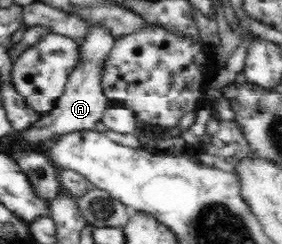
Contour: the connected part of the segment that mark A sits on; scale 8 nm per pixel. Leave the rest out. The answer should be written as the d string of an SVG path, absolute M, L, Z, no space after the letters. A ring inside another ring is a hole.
M94 27L88 32L81 45L79 60L71 71L65 86L64 94L57 99L56 107L37 121L37 124L27 131L16 133L16 142L29 145L32 148L47 148L46 141L52 135L64 135L72 131L94 130L100 127L104 111L109 106L109 99L105 97L102 88L102 63L108 51L114 45L114 38L103 27Z

